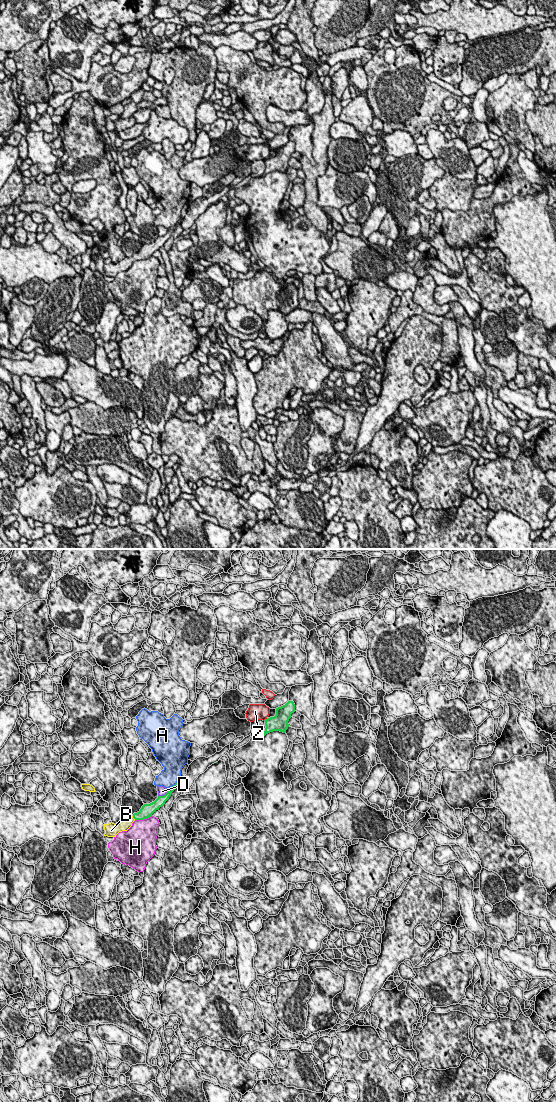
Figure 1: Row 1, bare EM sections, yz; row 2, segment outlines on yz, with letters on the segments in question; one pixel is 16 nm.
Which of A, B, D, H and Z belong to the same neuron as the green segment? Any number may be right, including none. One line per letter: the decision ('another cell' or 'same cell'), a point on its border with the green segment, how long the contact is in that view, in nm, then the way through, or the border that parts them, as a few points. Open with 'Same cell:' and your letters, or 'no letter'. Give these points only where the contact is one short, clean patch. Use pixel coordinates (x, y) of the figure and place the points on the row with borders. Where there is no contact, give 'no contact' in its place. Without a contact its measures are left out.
Same cell: B
A: another cell; contact yz (175, 784); length 280 nm
B: same cell; contact yz (134, 818); length 80 nm; way yz (147, 810), (134, 818), (126, 823)
D: another cell; contact yz (165, 794); length 220 nm; border yz (168, 788), (163, 795), (158, 796)
H: another cell; contact yz (143, 819); length 280 nm; border yz (151, 815), (135, 820)
Z: another cell; contact yz (265, 719); length 90 nm

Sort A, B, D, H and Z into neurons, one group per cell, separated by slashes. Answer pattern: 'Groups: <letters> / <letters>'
Groups: A / B / D / H / Z

